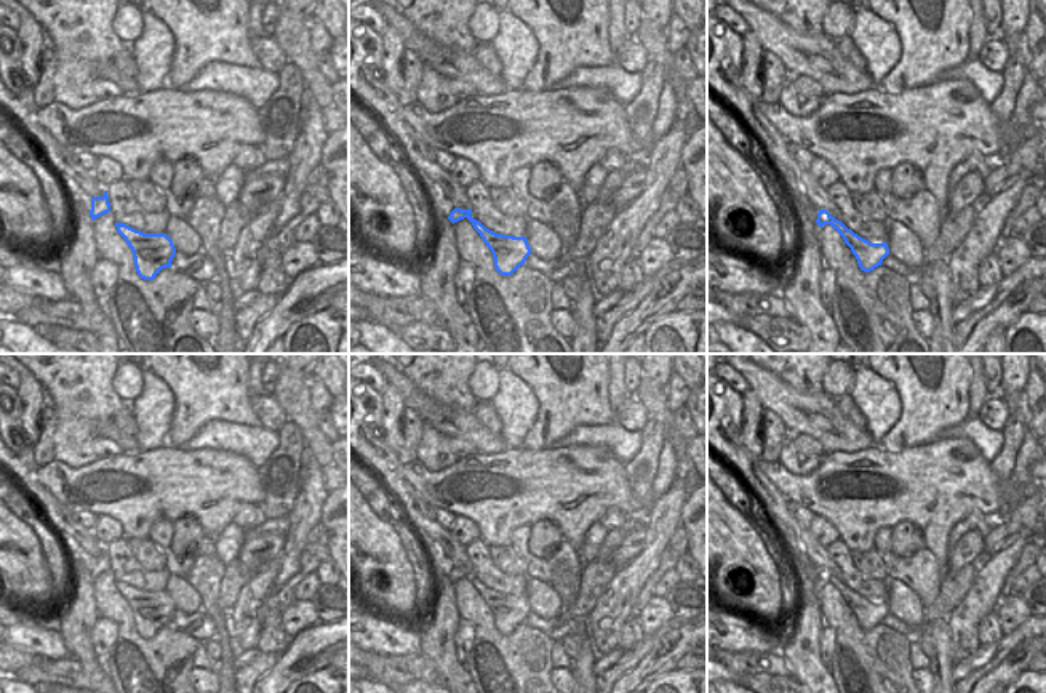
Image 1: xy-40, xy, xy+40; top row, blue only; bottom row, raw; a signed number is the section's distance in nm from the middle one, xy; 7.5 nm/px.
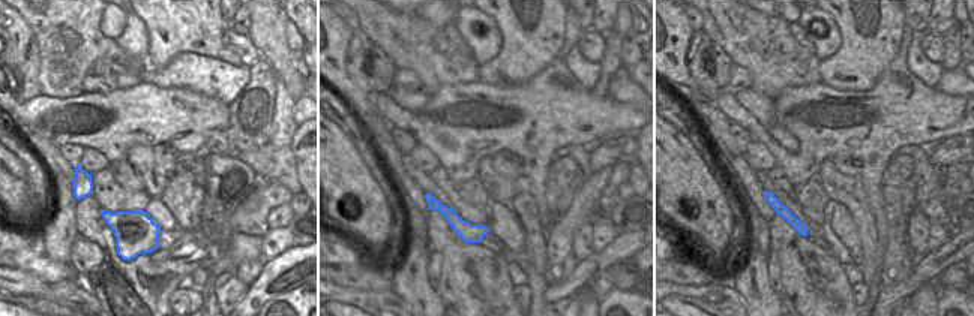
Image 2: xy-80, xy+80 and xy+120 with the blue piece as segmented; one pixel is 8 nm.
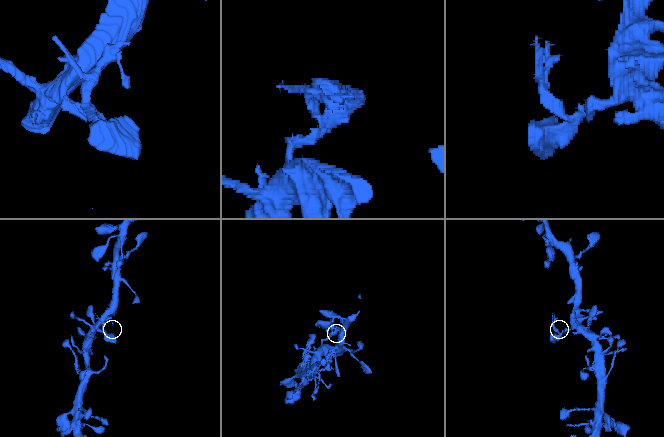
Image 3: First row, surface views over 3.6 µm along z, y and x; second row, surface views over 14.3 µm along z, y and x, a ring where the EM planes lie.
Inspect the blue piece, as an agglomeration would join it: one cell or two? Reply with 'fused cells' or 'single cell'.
fused cells

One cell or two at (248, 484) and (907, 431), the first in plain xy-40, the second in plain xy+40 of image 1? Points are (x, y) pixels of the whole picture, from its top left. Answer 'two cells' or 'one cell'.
two cells

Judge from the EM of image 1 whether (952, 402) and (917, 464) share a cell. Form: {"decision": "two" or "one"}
{"decision": "two"}

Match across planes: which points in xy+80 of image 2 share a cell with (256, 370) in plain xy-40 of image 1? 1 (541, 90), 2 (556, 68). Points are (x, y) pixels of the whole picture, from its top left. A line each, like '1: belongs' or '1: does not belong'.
1: belongs
2: belongs

